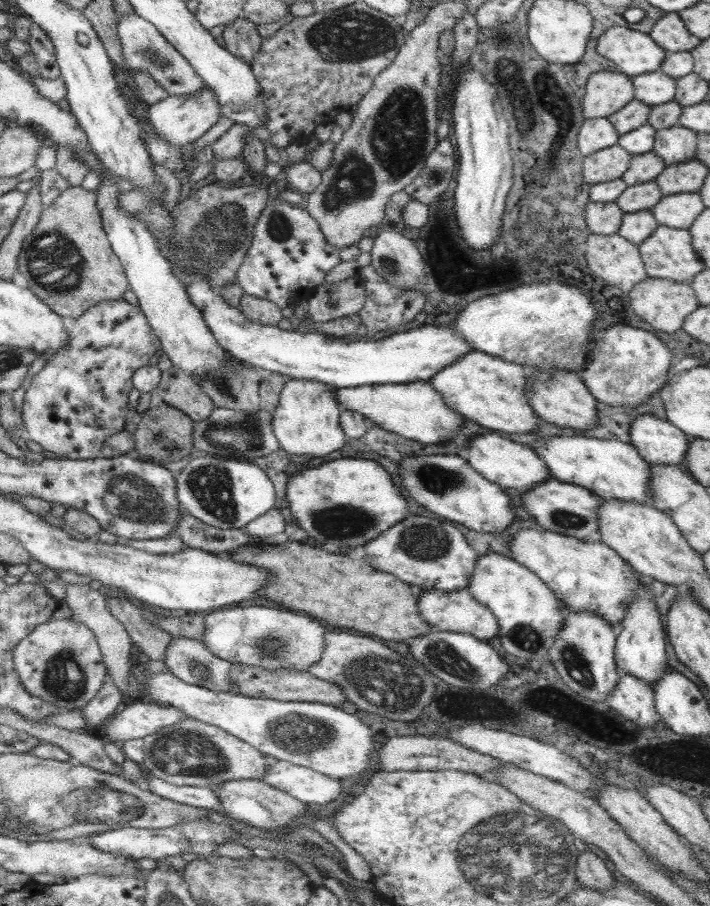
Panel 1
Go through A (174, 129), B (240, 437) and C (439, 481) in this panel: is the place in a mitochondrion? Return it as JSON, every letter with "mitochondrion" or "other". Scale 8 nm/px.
{"A":"other","B":"mitochondrion","C":"mitochondrion"}

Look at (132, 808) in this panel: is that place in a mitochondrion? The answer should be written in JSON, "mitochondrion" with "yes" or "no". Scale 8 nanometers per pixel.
{"mitochondrion":"yes"}

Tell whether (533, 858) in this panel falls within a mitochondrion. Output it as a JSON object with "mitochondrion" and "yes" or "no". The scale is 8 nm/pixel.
{"mitochondrion":"yes"}

